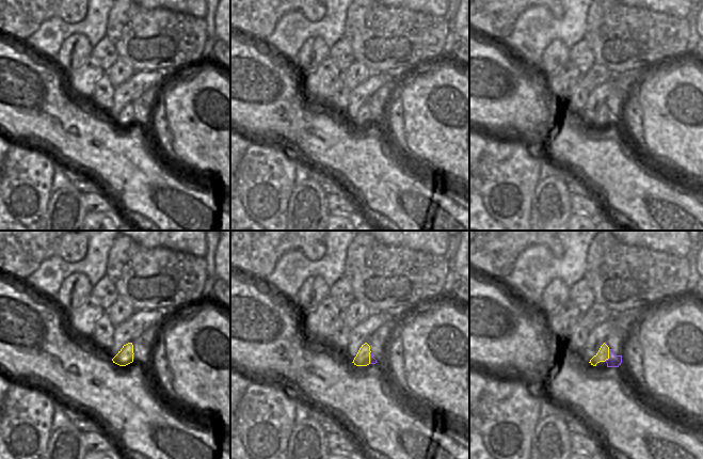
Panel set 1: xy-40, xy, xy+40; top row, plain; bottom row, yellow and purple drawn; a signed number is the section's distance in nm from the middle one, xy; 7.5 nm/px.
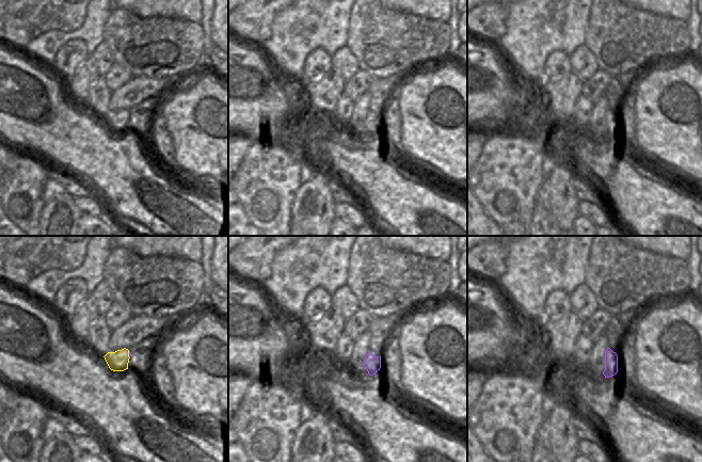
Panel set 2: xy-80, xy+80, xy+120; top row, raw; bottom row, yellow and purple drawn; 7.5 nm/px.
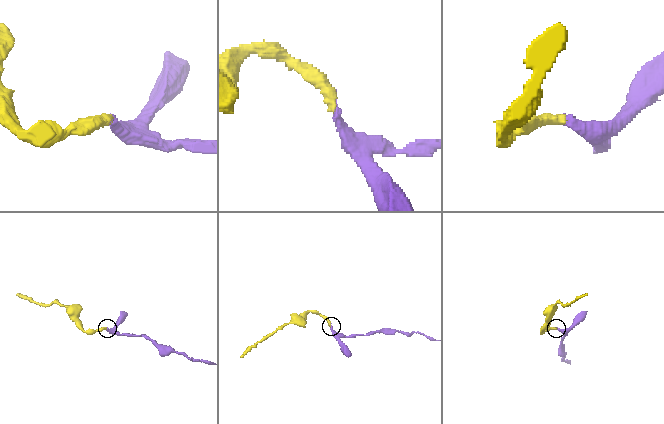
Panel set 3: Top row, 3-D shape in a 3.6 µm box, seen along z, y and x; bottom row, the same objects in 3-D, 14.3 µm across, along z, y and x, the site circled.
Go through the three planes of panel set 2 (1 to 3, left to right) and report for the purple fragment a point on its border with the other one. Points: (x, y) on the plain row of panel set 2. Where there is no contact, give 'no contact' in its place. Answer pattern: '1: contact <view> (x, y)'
1: contact xy-80 (128, 115)
2: no contact
3: no contact

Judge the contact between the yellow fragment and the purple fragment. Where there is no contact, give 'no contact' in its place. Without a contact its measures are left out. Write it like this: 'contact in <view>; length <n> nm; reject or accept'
contact in xy+40; length 100 nm; accept

